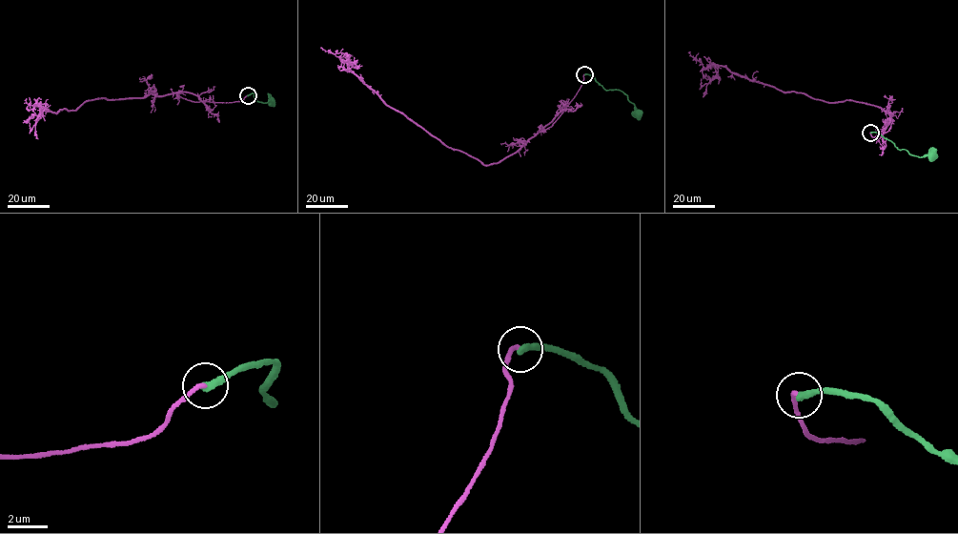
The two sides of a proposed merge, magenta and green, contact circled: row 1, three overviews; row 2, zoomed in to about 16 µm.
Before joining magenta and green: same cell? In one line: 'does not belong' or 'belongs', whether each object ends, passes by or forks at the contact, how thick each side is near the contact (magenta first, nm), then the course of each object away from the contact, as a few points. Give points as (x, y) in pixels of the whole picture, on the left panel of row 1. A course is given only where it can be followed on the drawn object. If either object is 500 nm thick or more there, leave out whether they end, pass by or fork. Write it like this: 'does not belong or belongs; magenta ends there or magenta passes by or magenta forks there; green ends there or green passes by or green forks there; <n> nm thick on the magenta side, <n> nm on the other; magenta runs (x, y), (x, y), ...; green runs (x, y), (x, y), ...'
does not belong; magenta ends there; green ends there; 240 nm thick on the magenta side, 380 nm on the other; magenta runs (247, 95), (229, 103), (175, 93), (102, 97), (51, 112), (38, 103), (42, 113), (32, 129), (29, 123); green runs (248, 95), (254, 92), (256, 99), (263, 102), (270, 100), (269, 104), (272, 105), (270, 101)

